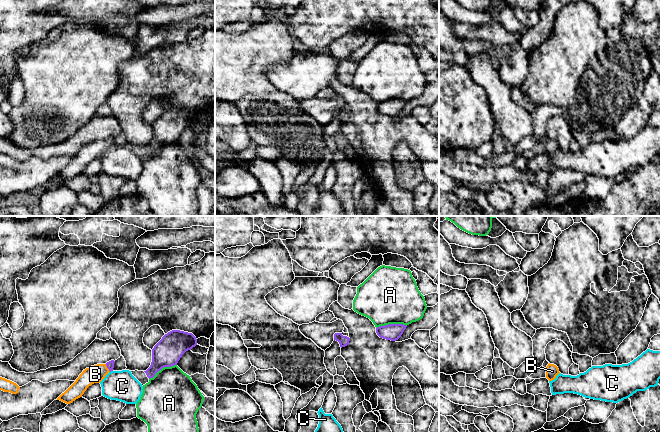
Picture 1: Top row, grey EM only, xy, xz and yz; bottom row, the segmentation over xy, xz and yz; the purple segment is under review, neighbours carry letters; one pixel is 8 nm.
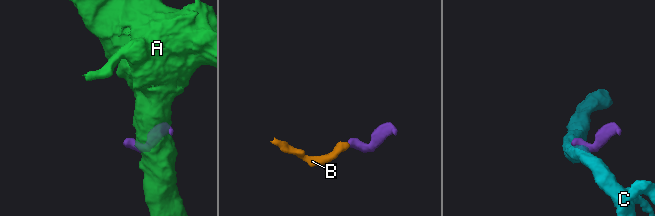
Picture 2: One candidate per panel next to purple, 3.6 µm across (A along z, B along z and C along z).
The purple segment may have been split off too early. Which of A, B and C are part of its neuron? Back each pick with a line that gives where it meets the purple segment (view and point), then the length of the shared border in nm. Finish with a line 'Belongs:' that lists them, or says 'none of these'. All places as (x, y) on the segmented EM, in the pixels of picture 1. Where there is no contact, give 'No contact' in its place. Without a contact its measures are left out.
B: Touches purple at xy (107, 367). Shared border 80 nm
Belongs: B

